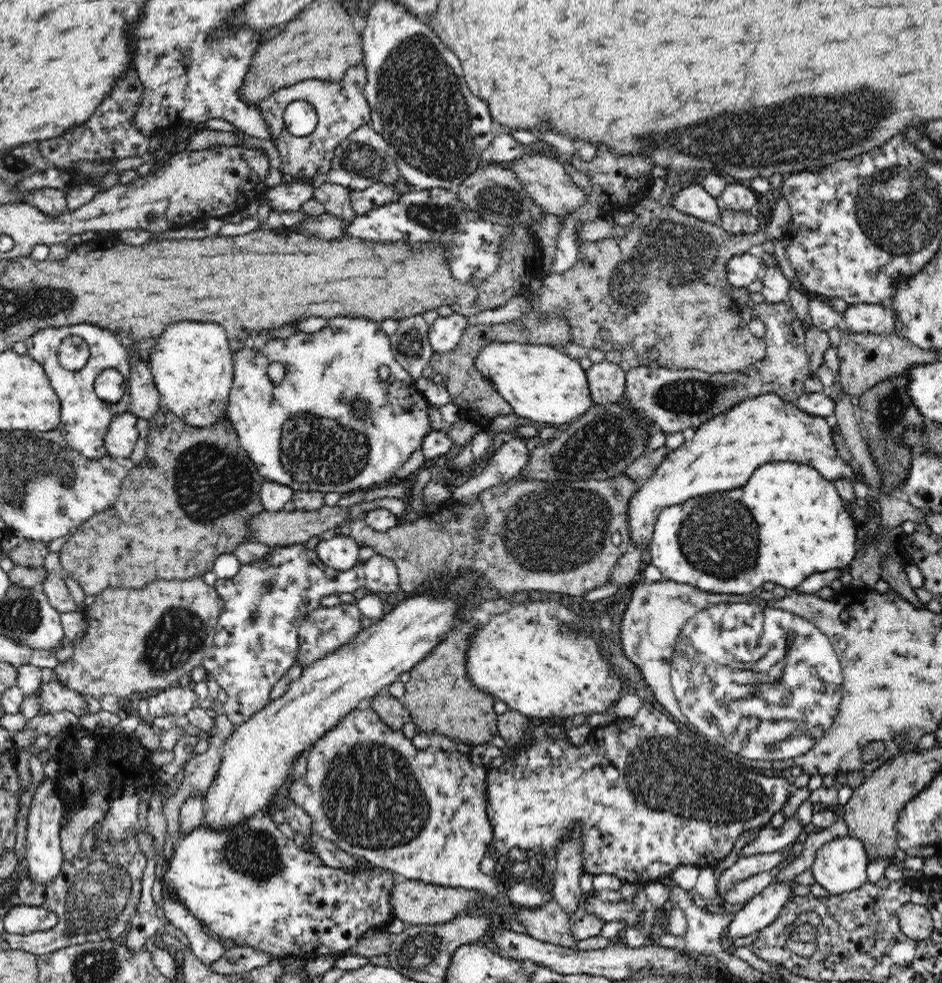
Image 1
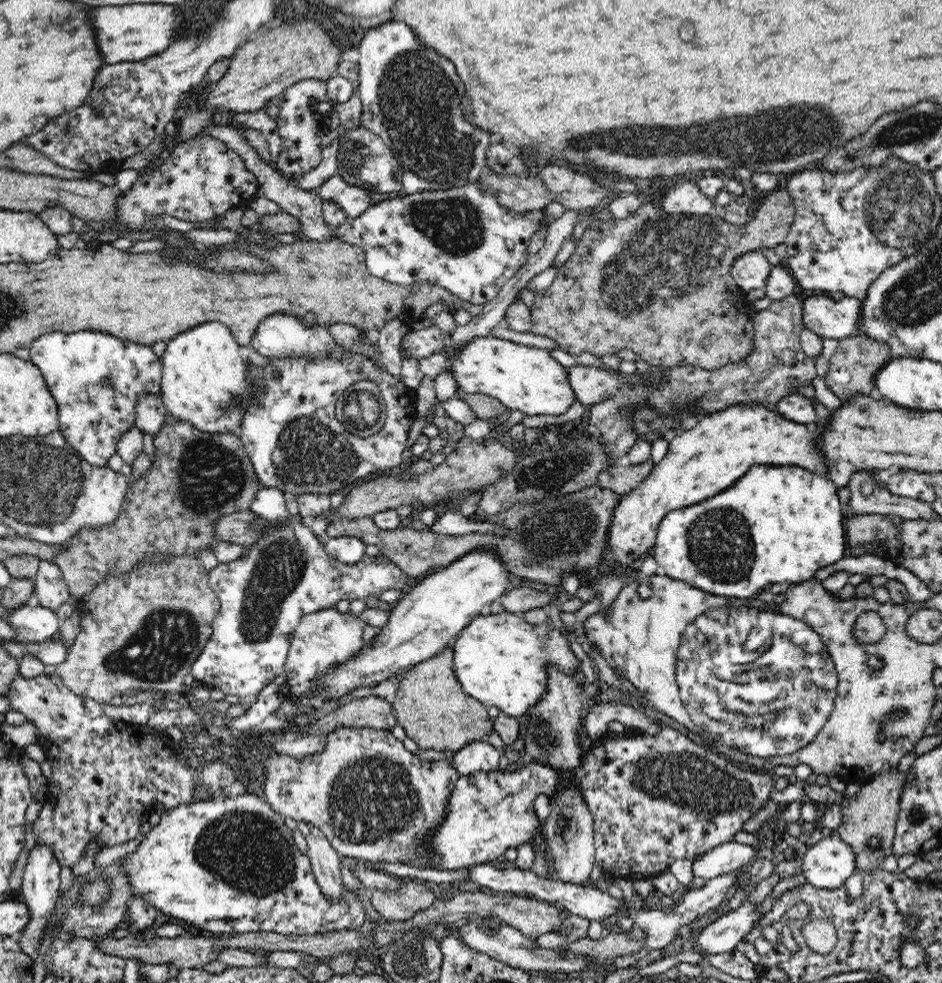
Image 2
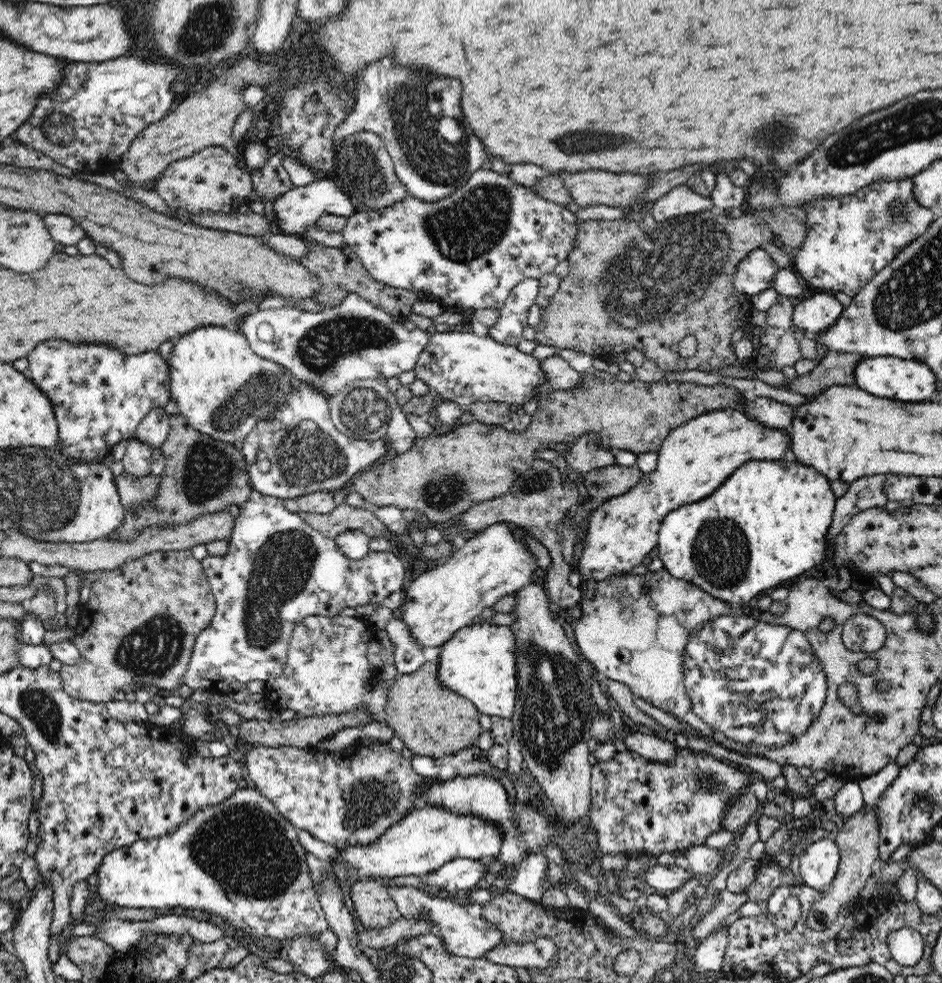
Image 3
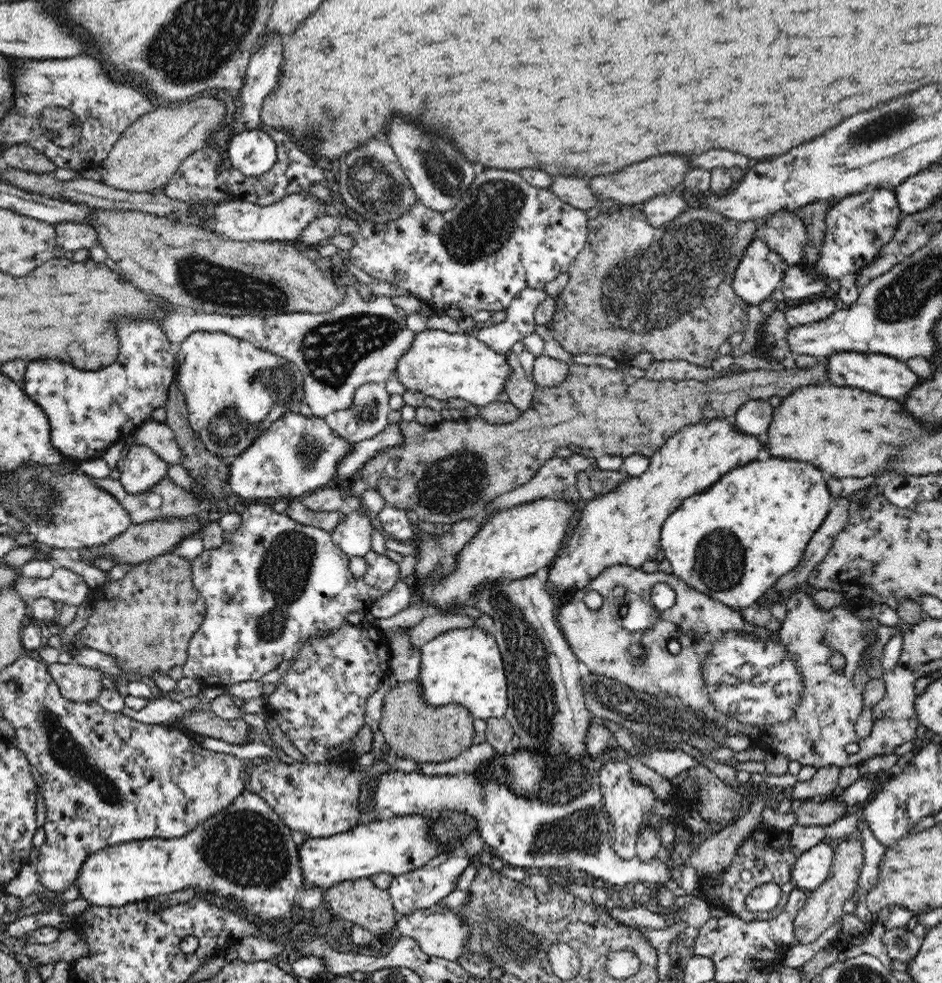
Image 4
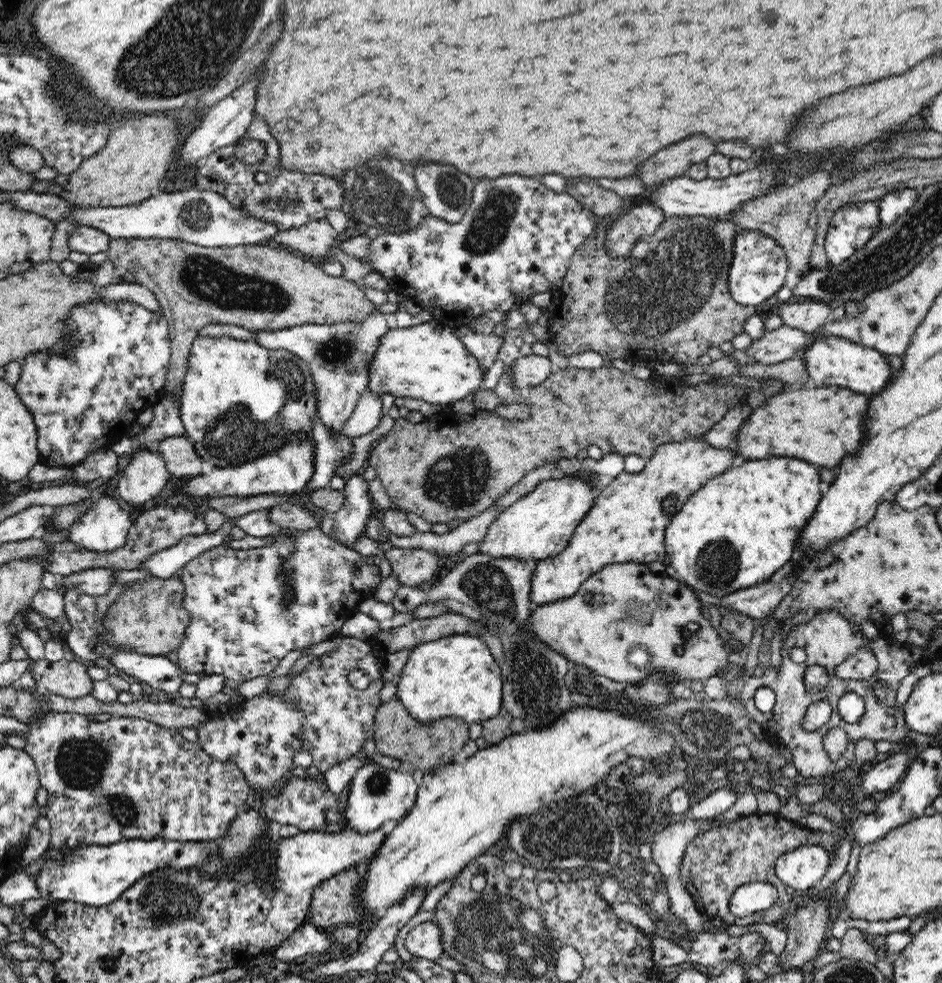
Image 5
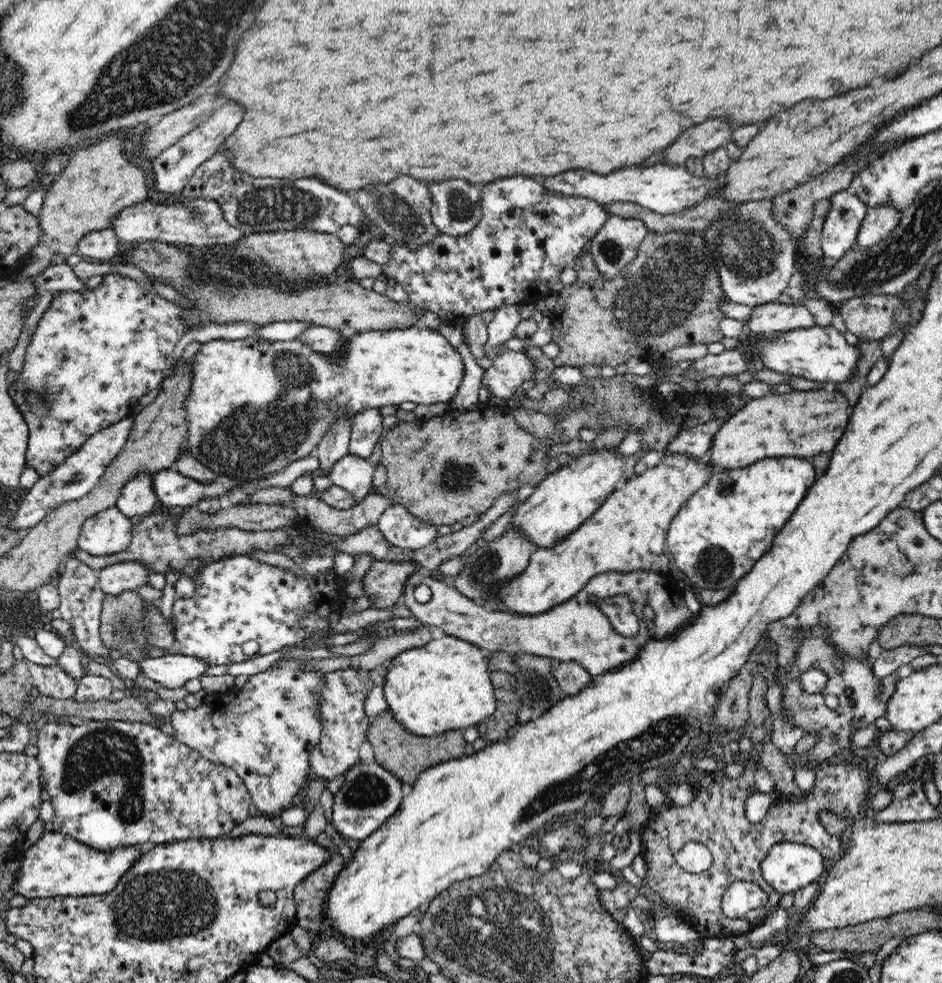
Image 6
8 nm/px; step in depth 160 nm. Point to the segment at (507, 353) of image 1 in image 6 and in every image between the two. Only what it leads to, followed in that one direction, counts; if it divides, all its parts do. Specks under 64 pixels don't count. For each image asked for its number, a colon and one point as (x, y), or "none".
2: (525, 378)
3: (462, 367)
4: (442, 365)
5: (425, 362)
6: (228, 432)

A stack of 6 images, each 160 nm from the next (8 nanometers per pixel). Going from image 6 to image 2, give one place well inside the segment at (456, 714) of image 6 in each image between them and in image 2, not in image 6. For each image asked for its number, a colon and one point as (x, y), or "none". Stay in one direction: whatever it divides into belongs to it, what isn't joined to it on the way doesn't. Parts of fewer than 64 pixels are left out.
2: (499, 660)
3: (478, 663)
4: (463, 666)
5: (456, 677)

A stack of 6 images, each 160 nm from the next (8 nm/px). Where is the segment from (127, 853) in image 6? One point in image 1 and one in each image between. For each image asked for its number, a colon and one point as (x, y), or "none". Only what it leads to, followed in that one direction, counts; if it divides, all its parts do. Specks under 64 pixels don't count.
1: (250, 883)
2: (230, 866)
3: (241, 859)
4: (245, 852)
5: (96, 875)

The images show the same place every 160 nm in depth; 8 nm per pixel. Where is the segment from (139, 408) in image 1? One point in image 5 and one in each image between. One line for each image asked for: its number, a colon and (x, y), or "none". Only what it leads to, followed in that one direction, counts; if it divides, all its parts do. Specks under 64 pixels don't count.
2: (150, 414)
3: (153, 430)
4: (159, 437)
5: (181, 459)

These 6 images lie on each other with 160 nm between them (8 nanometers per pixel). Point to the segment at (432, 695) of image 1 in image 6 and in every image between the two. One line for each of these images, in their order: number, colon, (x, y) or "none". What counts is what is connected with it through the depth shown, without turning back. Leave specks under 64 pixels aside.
2: (430, 705)
3: (432, 721)
4: (411, 729)
5: (397, 735)
6: (404, 755)

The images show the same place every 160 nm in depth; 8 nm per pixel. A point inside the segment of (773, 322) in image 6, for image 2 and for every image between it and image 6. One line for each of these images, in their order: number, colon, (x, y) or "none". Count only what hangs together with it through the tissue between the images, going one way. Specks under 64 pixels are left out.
2: (828, 318)
3: (817, 313)
4: (806, 313)
5: (810, 316)

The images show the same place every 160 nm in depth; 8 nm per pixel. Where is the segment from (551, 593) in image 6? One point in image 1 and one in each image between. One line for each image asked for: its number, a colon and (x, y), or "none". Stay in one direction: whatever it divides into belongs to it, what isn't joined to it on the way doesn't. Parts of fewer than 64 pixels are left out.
1: (724, 451)
2: (702, 461)
3: (693, 460)
4: (623, 526)
5: (627, 523)

